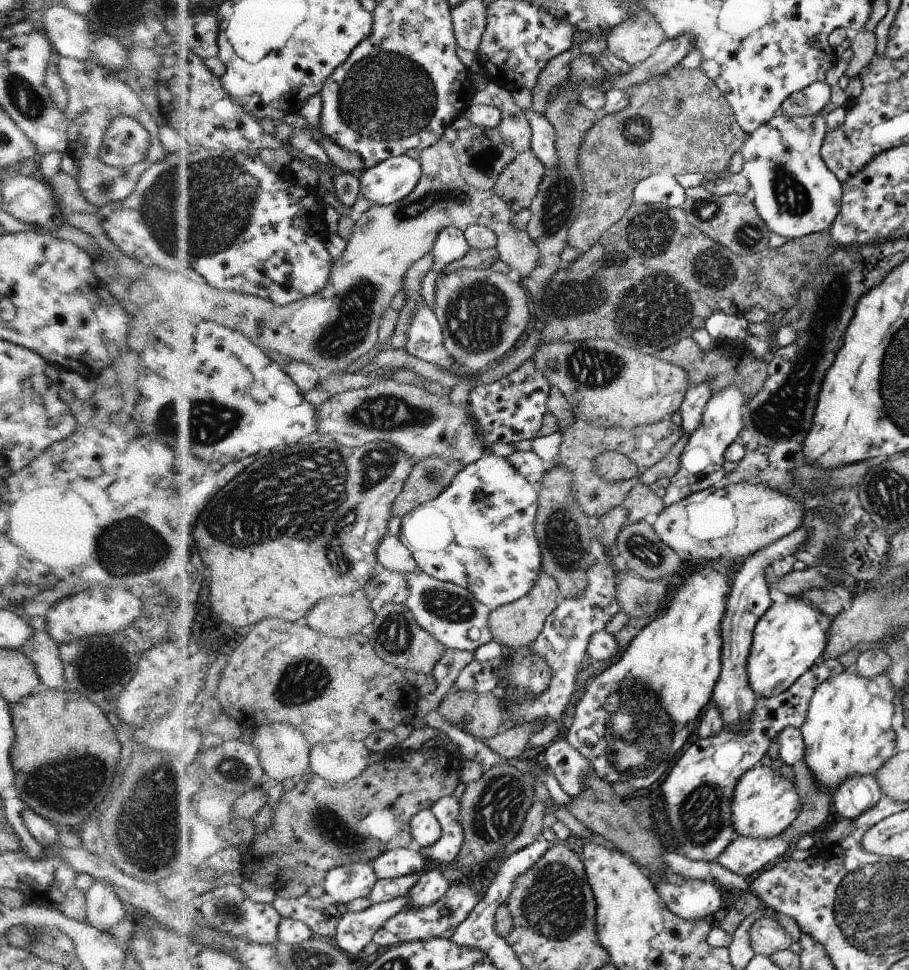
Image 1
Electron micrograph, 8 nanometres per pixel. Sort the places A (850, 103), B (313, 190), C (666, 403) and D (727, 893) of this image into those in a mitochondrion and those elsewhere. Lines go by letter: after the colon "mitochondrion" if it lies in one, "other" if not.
A: other
B: other
C: other
D: other

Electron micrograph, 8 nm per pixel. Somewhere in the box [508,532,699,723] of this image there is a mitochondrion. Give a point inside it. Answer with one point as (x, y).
(642, 600)

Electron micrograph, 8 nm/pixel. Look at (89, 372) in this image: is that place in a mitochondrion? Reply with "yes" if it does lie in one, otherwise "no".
no

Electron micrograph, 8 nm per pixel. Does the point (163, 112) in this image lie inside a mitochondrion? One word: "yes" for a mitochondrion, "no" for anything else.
no

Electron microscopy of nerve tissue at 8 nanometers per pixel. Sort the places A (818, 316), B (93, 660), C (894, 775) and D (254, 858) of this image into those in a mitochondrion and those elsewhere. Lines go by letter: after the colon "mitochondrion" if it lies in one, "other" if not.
A: mitochondrion
B: mitochondrion
C: other
D: other

